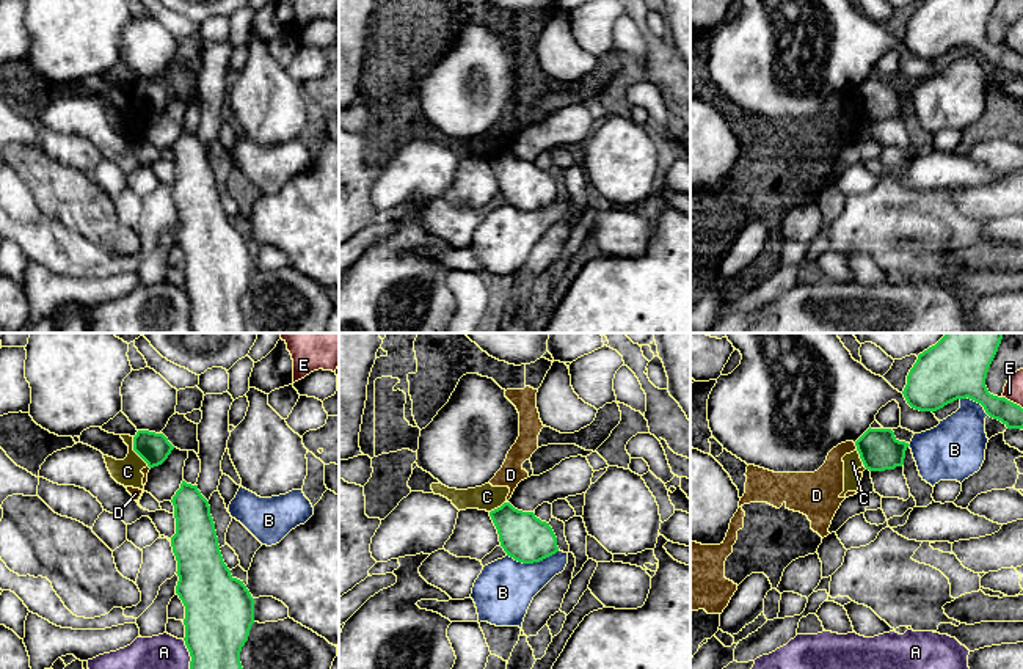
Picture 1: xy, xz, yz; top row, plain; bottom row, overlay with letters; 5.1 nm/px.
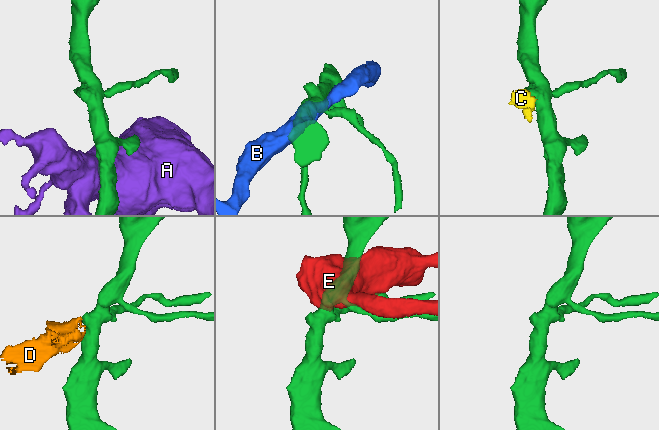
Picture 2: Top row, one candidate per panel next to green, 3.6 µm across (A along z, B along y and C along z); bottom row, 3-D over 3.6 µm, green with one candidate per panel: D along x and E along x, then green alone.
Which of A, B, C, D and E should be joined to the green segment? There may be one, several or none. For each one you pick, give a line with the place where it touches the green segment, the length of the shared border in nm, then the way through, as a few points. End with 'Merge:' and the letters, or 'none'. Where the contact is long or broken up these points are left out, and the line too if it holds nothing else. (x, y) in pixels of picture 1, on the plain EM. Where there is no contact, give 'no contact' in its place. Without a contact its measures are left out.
Merge: none

